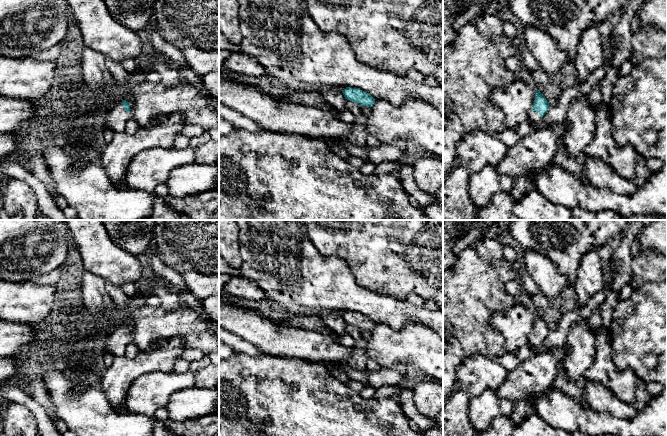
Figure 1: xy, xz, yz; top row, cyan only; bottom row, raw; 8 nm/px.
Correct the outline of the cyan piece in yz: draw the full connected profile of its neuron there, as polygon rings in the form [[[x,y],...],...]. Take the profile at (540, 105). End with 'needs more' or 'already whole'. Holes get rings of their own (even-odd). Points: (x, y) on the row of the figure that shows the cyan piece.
[[[536,90],[535,100],[530,110],[527,122],[537,125],[539,124],[541,118],[547,113],[550,105],[547,102],[545,96],[538,90]]]; needs more

